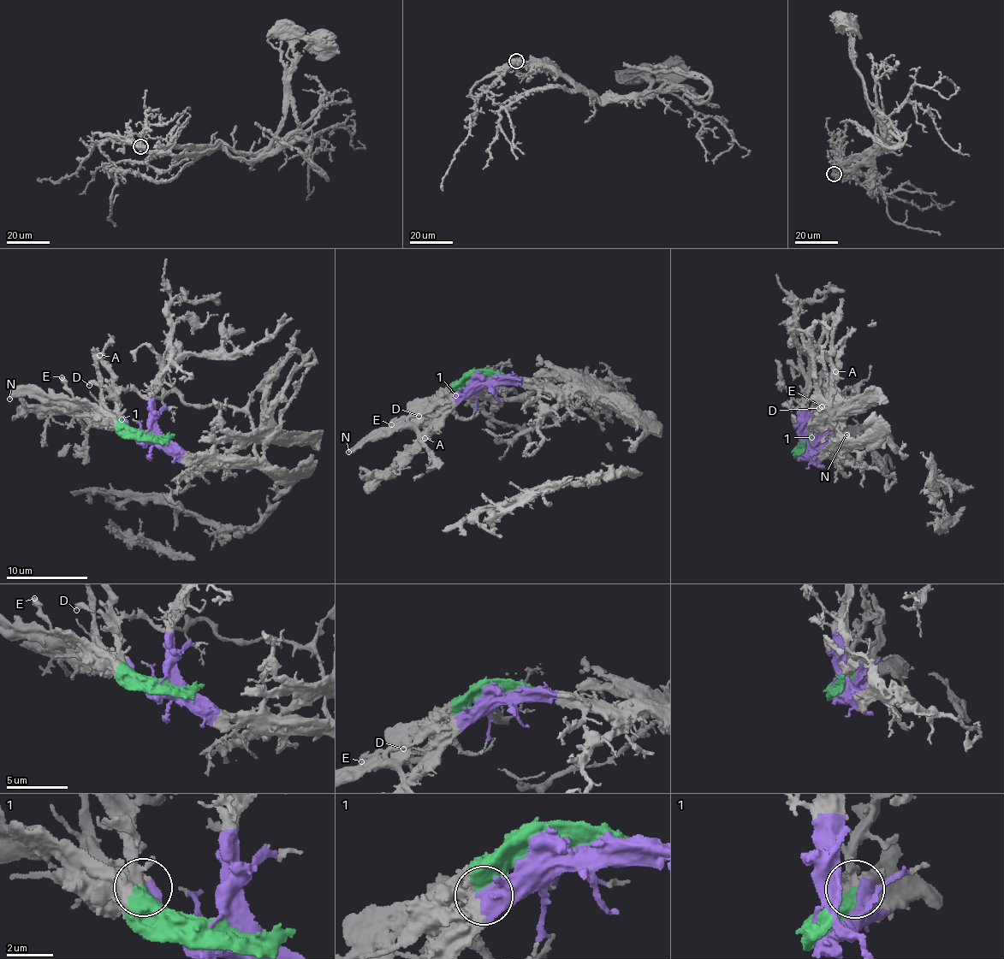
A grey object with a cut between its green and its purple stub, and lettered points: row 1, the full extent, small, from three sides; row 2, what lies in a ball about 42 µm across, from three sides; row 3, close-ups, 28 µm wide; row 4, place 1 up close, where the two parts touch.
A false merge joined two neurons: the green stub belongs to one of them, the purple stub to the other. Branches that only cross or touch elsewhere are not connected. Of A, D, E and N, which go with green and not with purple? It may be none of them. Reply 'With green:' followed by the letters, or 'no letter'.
With green: A, D, E, N

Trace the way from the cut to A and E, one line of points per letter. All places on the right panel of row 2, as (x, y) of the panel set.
A: (801, 450), (811, 437), (817, 385), (836, 371)
E: (801, 450), (821, 424), (819, 409), (822, 405)

